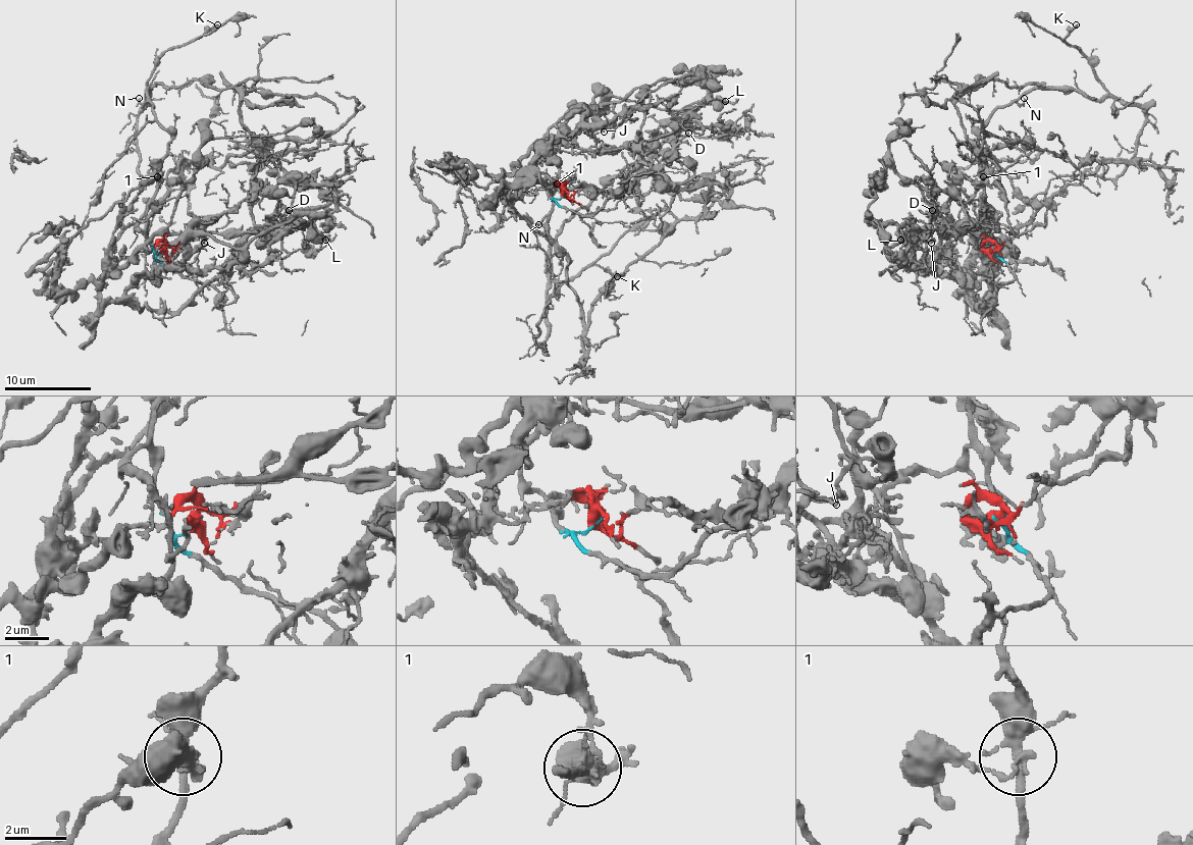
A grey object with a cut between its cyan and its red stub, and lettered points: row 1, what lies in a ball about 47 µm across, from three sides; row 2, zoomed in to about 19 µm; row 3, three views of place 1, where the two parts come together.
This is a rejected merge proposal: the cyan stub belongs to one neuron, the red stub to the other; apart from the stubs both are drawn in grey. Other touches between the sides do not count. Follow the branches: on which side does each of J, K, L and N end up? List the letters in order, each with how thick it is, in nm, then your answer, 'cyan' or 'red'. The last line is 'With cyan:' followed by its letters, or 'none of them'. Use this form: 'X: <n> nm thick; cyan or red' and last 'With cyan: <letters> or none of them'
J: 130 nm thick; red
K: 200 nm thick; cyan
L: 140 nm thick; red
N: 170 nm thick; cyan
With cyan: K, N

